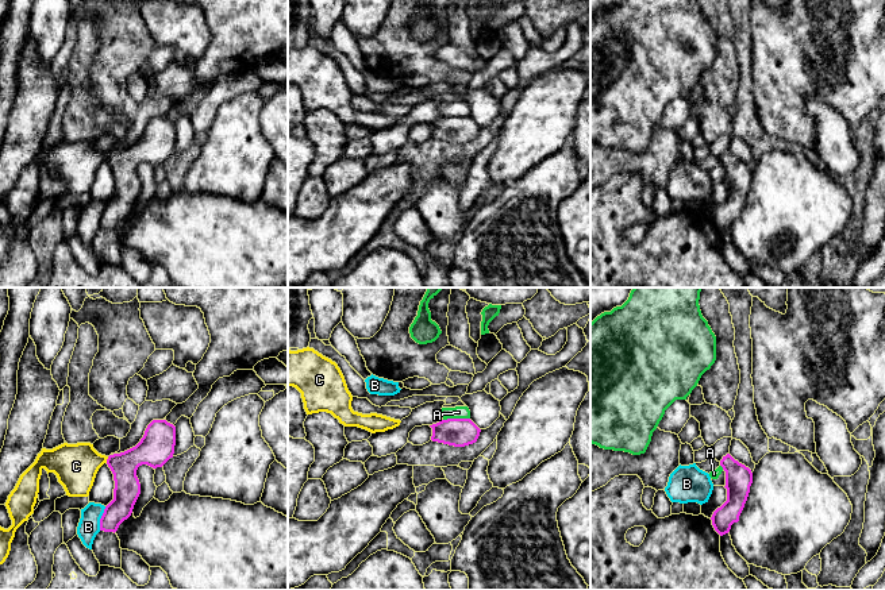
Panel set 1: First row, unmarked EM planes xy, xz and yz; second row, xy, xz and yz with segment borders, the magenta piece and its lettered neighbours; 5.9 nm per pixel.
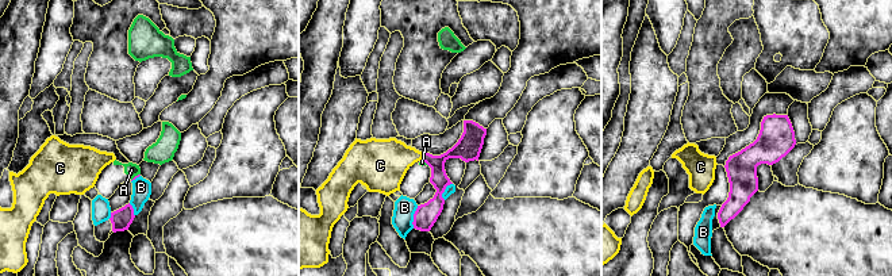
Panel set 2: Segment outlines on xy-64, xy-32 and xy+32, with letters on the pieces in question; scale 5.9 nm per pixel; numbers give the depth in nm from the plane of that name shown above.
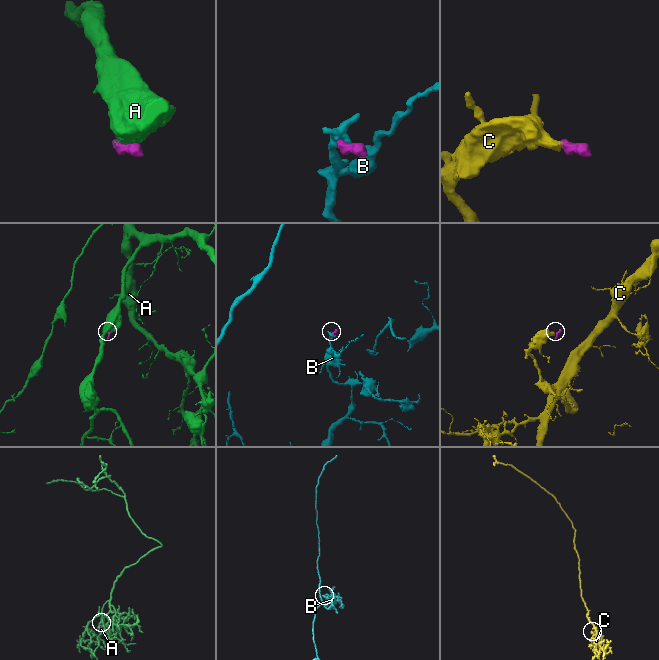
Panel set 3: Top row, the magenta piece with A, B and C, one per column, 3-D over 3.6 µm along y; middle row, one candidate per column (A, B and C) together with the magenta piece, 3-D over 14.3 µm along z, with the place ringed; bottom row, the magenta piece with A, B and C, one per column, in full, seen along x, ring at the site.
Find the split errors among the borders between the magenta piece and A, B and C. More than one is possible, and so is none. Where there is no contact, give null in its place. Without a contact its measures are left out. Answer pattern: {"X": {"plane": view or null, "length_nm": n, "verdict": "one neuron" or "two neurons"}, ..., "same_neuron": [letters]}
{"A": {"plane": "xz", "length_nm": 160, "verdict": "two neurons"}, "B": {"plane": "xy", "length_nm": 150, "verdict": "two neurons"}, "C": {"plane": "xy", "length_nm": 40, "verdict": "one neuron"}, "same_neuron": ["C"]}

